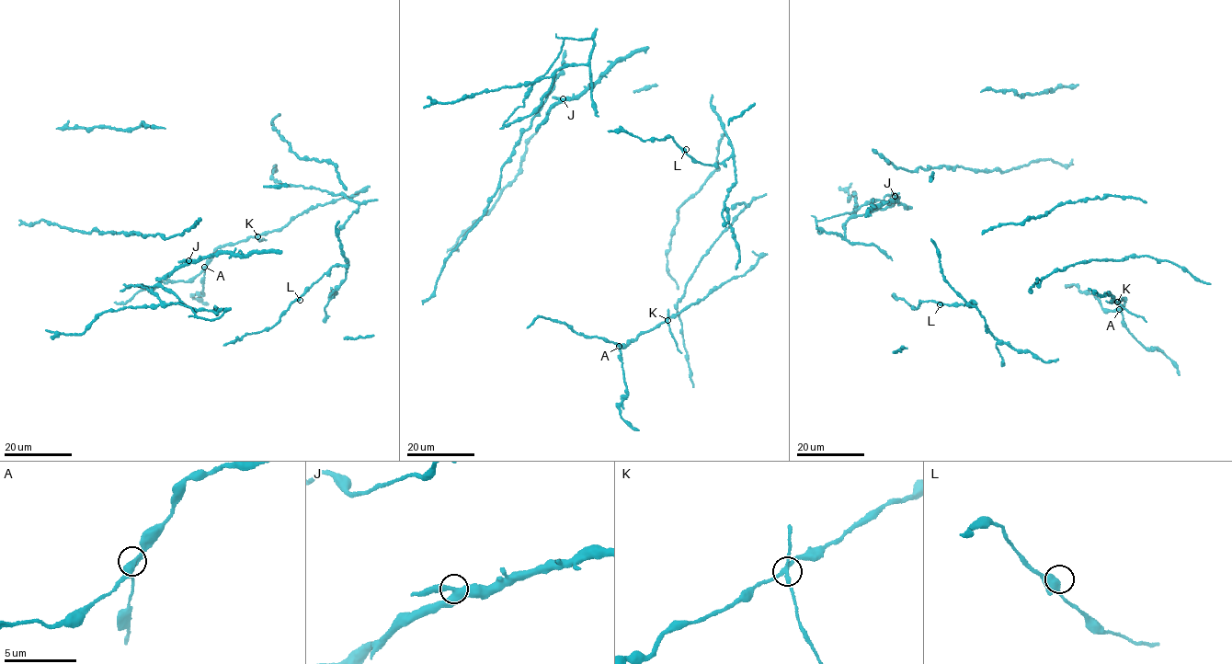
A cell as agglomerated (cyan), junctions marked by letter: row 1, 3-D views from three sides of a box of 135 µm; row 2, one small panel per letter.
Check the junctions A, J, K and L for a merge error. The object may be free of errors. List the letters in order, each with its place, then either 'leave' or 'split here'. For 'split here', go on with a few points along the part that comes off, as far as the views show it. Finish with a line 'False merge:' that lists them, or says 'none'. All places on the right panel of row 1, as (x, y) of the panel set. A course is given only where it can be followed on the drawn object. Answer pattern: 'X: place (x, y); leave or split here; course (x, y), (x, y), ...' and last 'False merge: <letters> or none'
A: place (1119, 309); leave
J: place (895, 196); leave
K: place (1117, 302); split here; course (1116, 303), (1146, 322)
L: place (940, 304); leave
False merge: K

